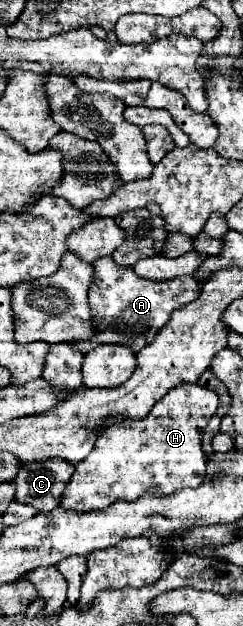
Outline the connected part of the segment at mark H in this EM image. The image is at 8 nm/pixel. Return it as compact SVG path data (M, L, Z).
M180 383L144 419L124 419L102 429L92 453L76 465L60 505L64 509L90 511L116 499L136 501L146 491L158 489L160 495L166 495L202 485L208 463L202 451L202 435L216 409L218 393L198 383Z

